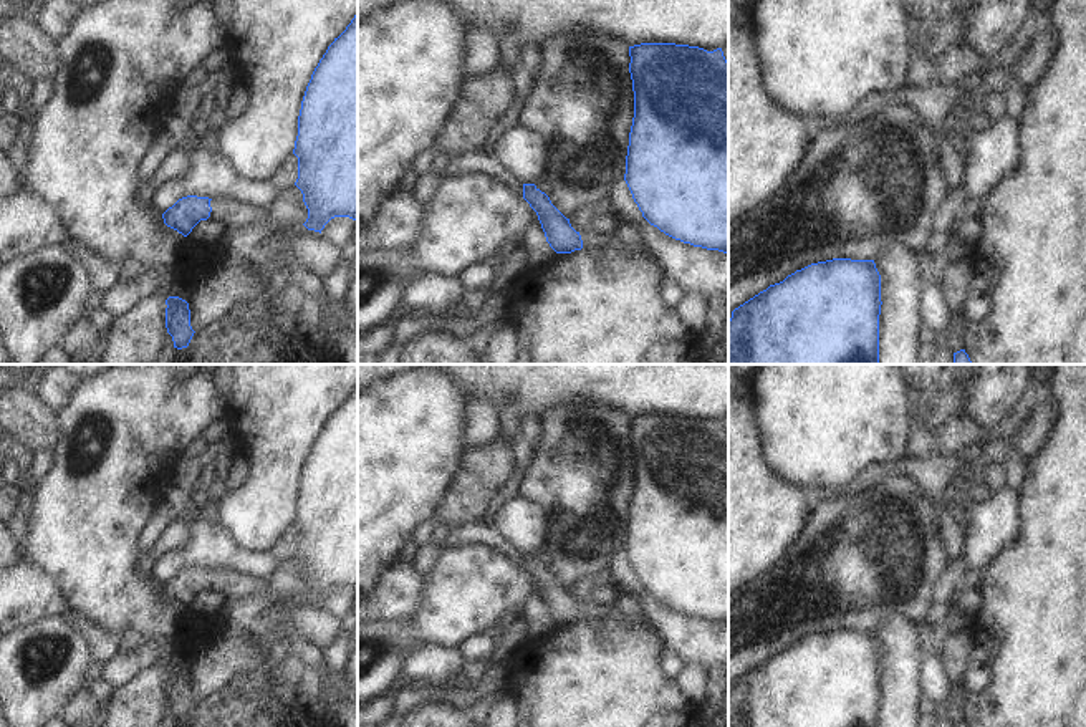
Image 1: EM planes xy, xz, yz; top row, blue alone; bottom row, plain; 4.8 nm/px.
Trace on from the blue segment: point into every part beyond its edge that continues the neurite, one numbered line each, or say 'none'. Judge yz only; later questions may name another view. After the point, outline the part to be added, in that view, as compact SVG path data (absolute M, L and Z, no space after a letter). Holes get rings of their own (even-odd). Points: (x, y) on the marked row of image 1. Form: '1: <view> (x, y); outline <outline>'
none

